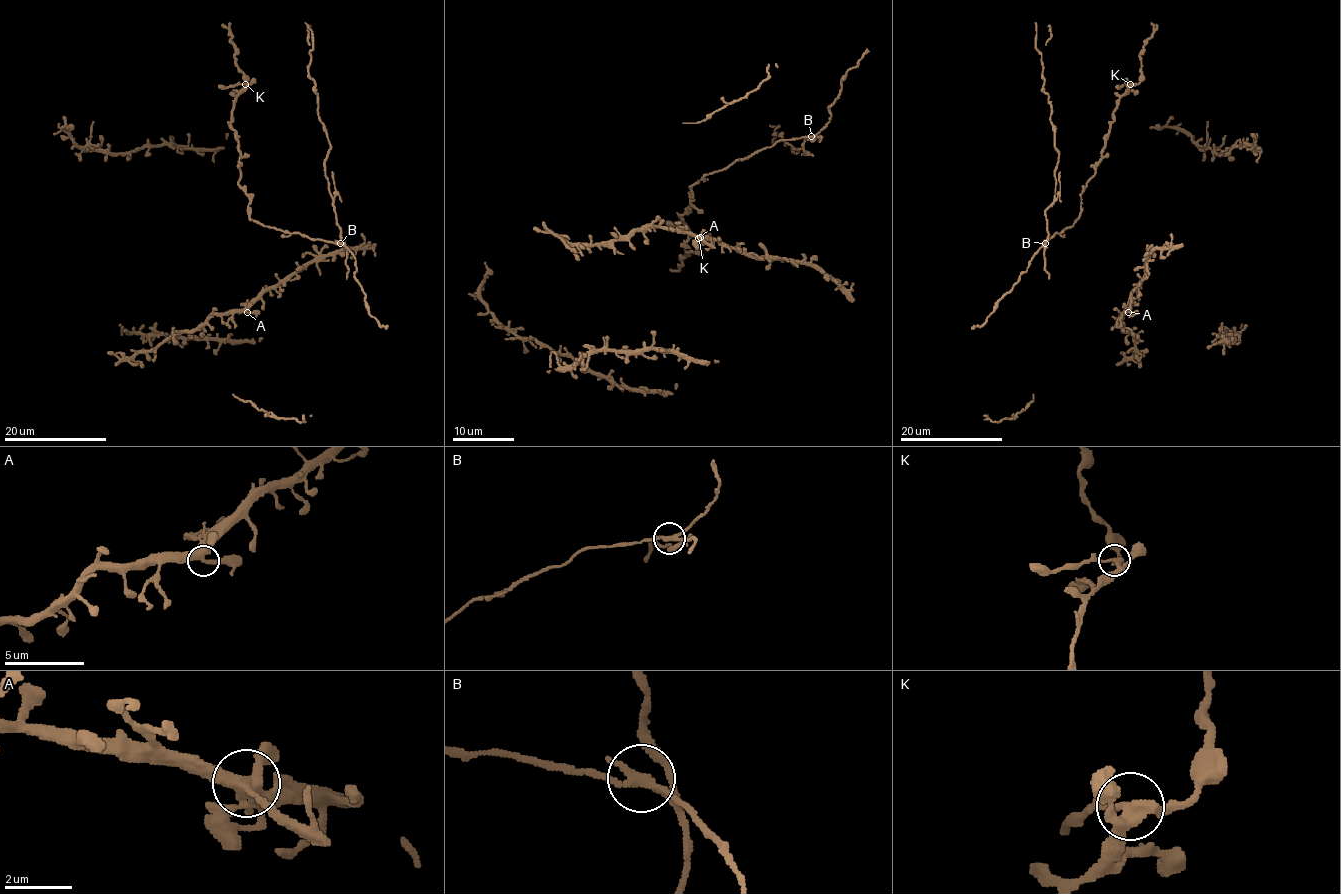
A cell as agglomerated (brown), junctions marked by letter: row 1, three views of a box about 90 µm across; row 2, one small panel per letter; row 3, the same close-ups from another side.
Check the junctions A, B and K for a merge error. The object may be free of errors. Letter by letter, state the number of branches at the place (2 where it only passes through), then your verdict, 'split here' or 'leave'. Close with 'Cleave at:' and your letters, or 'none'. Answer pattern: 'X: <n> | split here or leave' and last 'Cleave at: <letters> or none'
A: 4 | leave
B: 4 | split here
K: 4 | leave
Cleave at: B

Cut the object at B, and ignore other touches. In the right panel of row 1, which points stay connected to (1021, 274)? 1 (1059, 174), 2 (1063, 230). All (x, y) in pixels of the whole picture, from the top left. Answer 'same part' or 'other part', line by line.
1: other part
2: same part

